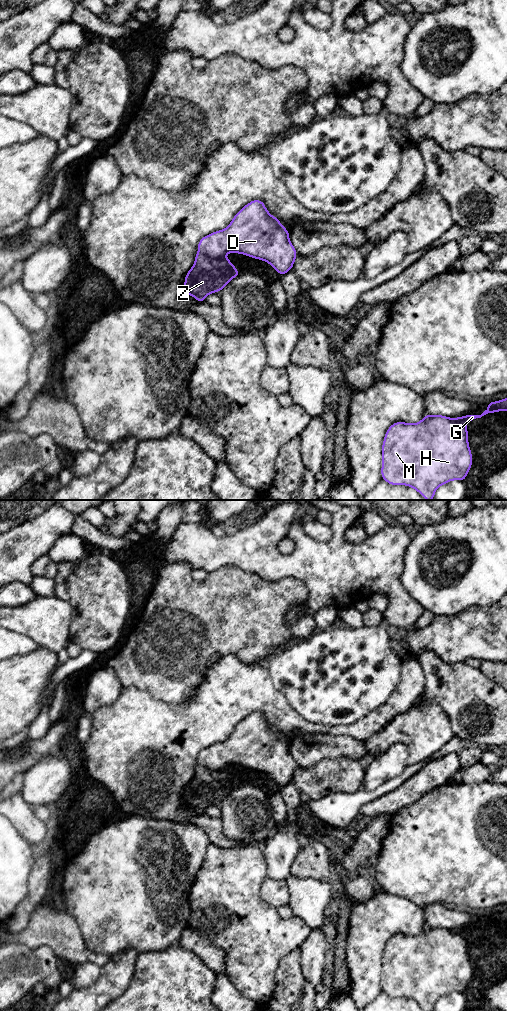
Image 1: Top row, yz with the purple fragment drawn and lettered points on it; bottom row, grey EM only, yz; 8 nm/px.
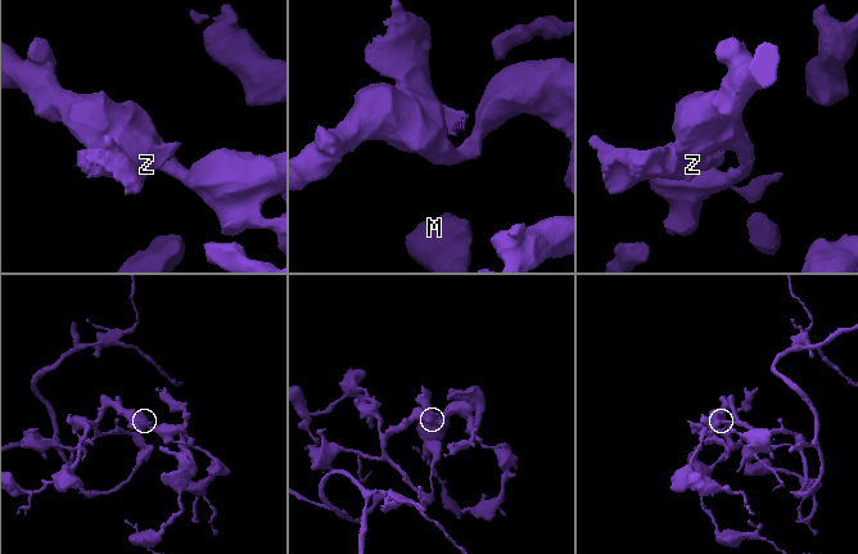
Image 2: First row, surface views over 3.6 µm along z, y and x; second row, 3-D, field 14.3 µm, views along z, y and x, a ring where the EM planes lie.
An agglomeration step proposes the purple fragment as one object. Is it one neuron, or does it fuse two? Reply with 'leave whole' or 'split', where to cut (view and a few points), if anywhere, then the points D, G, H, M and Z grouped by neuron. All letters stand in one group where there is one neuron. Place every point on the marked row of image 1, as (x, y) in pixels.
split; cut in yz along (198, 252), (214, 258), (224, 256); D G H M / Z

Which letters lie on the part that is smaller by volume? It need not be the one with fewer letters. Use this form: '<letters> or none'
Z

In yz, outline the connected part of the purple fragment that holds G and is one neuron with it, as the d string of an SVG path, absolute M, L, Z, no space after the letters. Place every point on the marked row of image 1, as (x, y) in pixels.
M507 398L488 402L488 409L481 415L469 414L458 418L449 418L442 415L428 415L418 423L409 424L396 422L387 430L382 445L382 479L391 485L406 485L414 488L427 500L432 500L438 487L452 480L464 481L471 466L472 455L468 443L466 424L488 413L507 411Z

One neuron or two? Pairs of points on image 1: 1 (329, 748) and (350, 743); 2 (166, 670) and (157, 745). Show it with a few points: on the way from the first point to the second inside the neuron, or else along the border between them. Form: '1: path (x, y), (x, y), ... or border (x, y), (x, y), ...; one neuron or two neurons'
1: path (334, 746), (345, 746); one neuron
2: border (140, 690), (145, 690), (167, 702), (185, 703); two neurons

